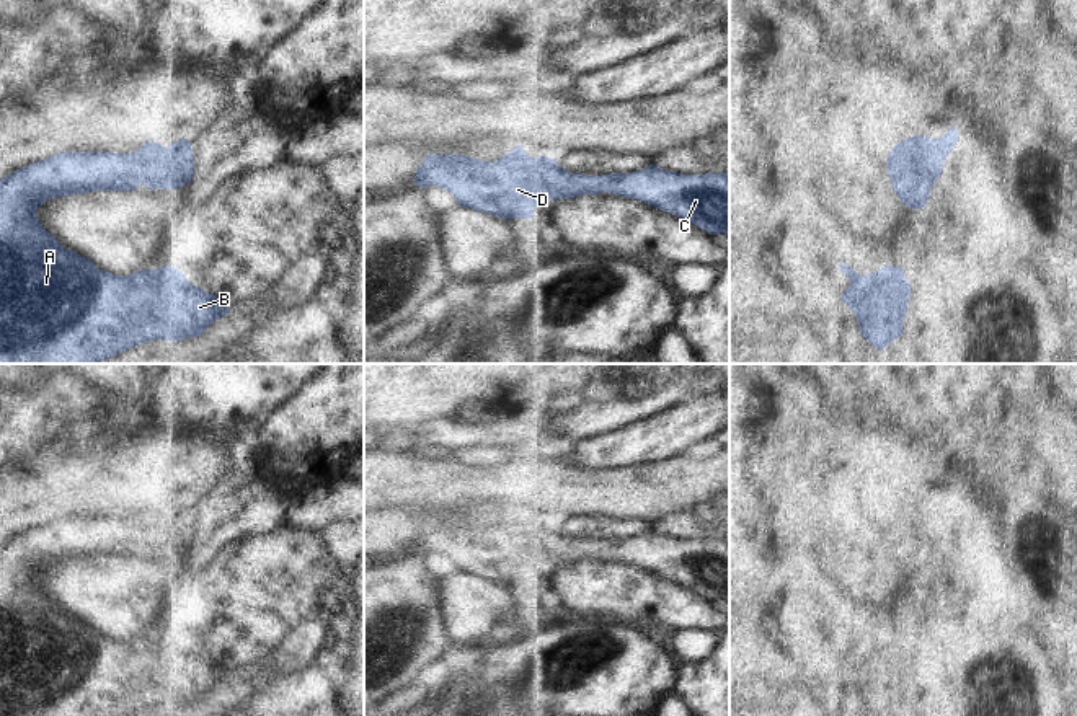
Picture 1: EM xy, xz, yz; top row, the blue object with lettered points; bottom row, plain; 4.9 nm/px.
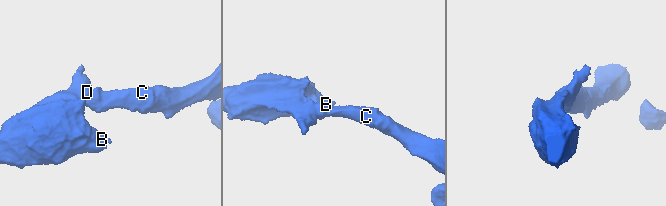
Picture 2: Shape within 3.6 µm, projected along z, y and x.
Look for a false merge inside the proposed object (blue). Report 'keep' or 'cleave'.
keep

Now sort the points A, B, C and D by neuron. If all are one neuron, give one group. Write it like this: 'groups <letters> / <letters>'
groups A B C D

